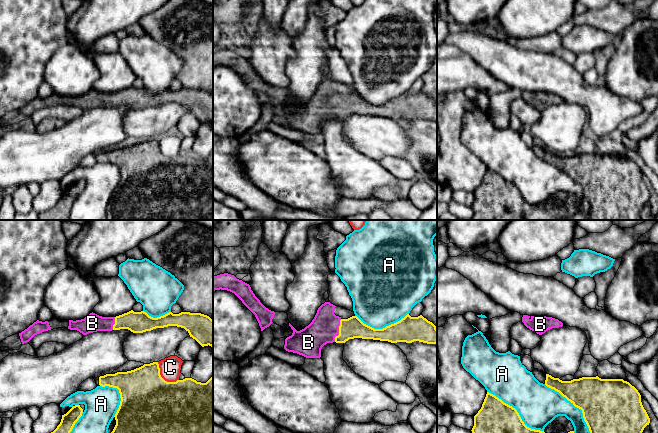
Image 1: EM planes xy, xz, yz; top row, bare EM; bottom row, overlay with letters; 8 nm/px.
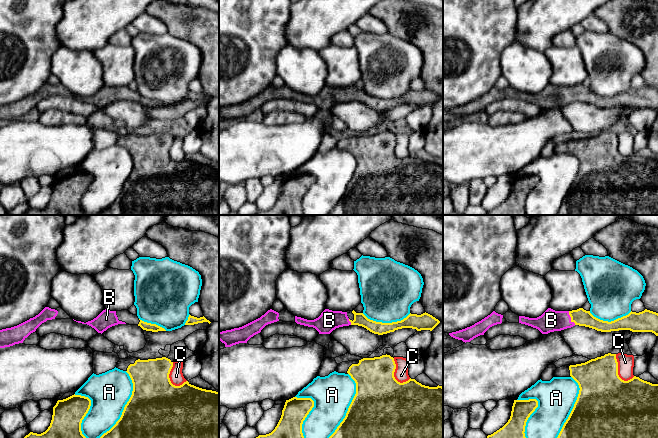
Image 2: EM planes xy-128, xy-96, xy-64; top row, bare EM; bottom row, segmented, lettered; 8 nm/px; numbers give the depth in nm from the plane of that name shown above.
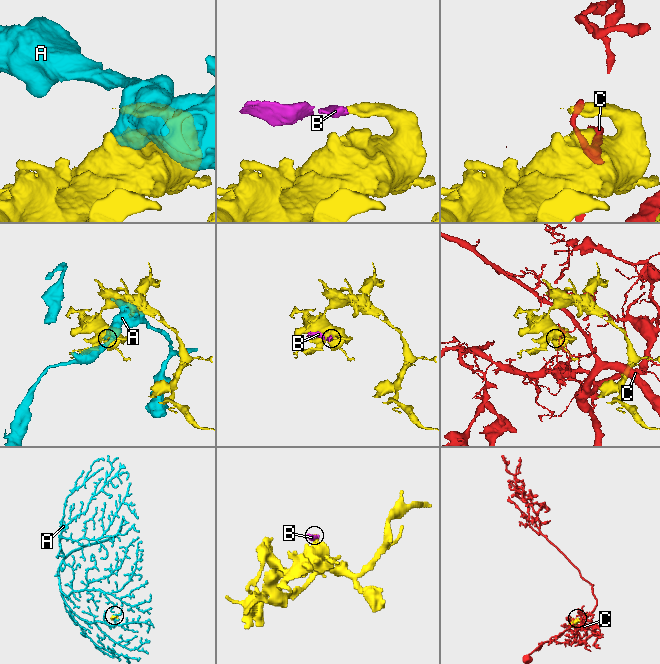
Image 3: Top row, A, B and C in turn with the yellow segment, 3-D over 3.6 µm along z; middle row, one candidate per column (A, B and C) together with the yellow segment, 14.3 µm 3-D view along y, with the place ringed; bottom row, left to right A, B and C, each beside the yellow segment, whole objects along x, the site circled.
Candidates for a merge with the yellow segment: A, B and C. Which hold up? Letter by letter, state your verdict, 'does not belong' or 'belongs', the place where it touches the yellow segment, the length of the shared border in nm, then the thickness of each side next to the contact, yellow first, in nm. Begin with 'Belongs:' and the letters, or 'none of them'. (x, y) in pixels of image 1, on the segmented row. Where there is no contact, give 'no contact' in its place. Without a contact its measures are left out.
Belongs: B
A: does not belong; contact yz (517, 412); length 550 nm; calibres 260 and 340 nm
B: belongs; contact xz (339, 330); length 190 nm; calibres 170 and 240 nm
C: does not belong; contact xy (162, 378); length 220 nm; calibres 460 and 170 nm

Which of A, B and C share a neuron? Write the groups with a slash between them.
A / B / C

